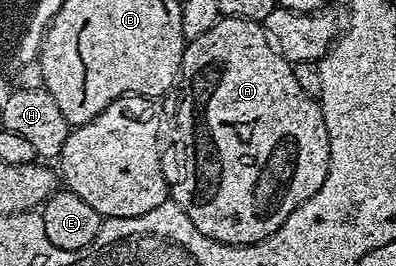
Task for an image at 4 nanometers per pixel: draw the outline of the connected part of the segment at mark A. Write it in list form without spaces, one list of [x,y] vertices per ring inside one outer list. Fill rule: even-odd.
[[[224,16],[216,22],[216,26],[212,26],[212,30],[207,30],[205,34],[200,34],[200,38],[189,41],[178,71],[177,92],[178,101],[175,102],[174,108],[168,109],[167,112],[165,109],[164,112],[165,131],[167,128],[168,131],[174,132],[174,140],[182,151],[182,161],[178,164],[178,177],[175,180],[173,177],[168,188],[168,196],[180,206],[180,210],[184,210],[184,214],[188,214],[188,218],[192,218],[192,226],[196,226],[200,234],[221,244],[255,244],[273,236],[276,230],[280,230],[280,226],[284,226],[292,210],[308,202],[308,198],[312,198],[312,194],[316,194],[316,190],[324,186],[330,161],[330,143],[328,130],[324,126],[322,105],[315,97],[304,94],[304,90],[300,90],[300,82],[296,82],[294,65],[289,60],[280,58],[280,54],[276,54],[276,50],[268,46],[268,38],[264,38],[264,30],[259,21]]]

